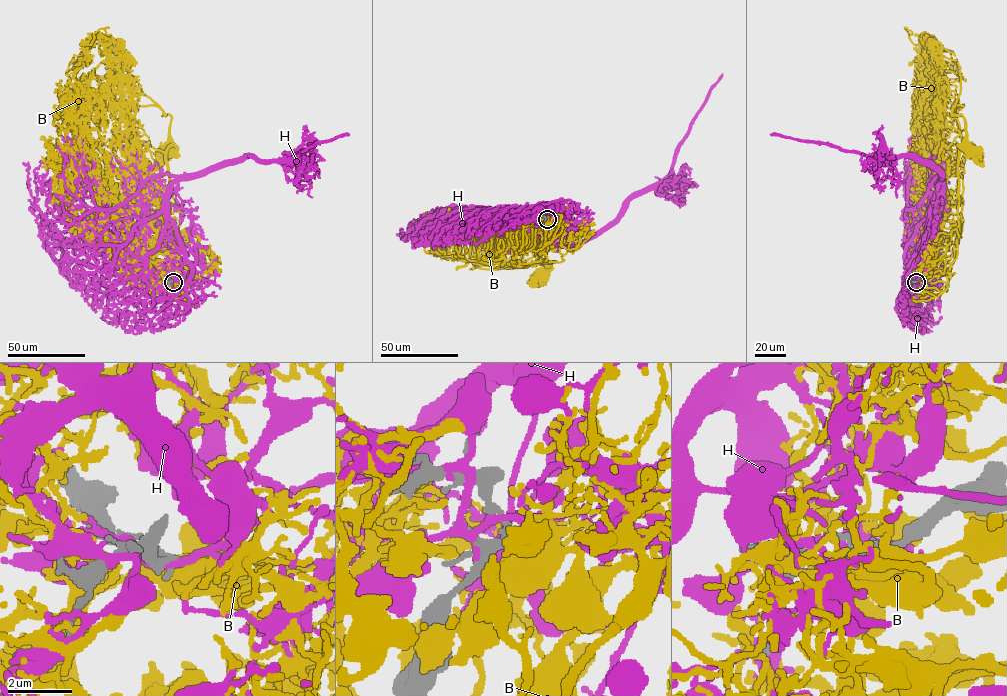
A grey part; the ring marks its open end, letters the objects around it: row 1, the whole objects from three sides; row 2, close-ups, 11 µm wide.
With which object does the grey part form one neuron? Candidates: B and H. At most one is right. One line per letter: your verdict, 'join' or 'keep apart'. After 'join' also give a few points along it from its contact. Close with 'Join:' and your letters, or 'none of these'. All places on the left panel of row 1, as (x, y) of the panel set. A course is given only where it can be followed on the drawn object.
B: join; course (174, 281), (165, 268), (173, 261), (171, 245), (181, 214), (171, 193), (166, 160), (169, 151)
H: keep apart
Join: B

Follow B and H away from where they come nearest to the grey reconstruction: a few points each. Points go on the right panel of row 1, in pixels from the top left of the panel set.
B: (916, 281), (929, 281), (948, 273), (957, 257), (958, 147), (963, 144), (968, 151)
H: (914, 282), (917, 268), (925, 260), (922, 241), (941, 174)

